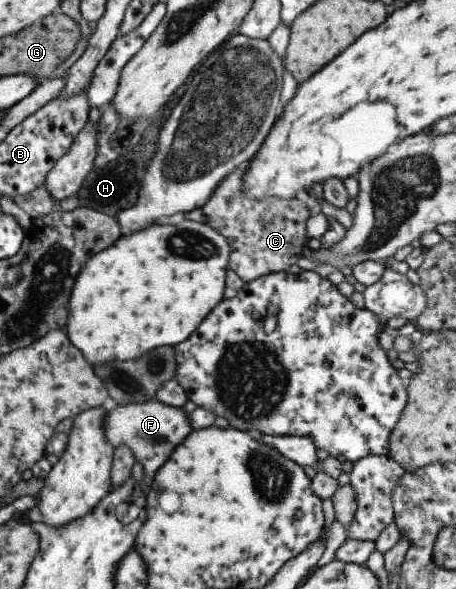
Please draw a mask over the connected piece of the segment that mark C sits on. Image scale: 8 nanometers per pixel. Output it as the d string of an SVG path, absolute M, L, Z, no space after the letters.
M241 164L220 181L203 206L183 212L184 218L207 225L227 239L230 249L228 268L239 276L243 283L255 280L271 272L287 271L298 258L309 253L305 236L305 221L310 214L304 207L301 196L285 200L276 196L250 198L242 190L242 176L248 167Z

